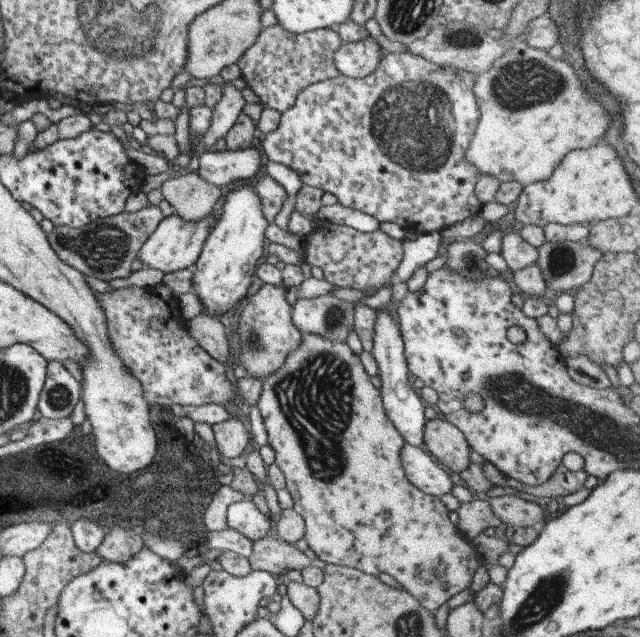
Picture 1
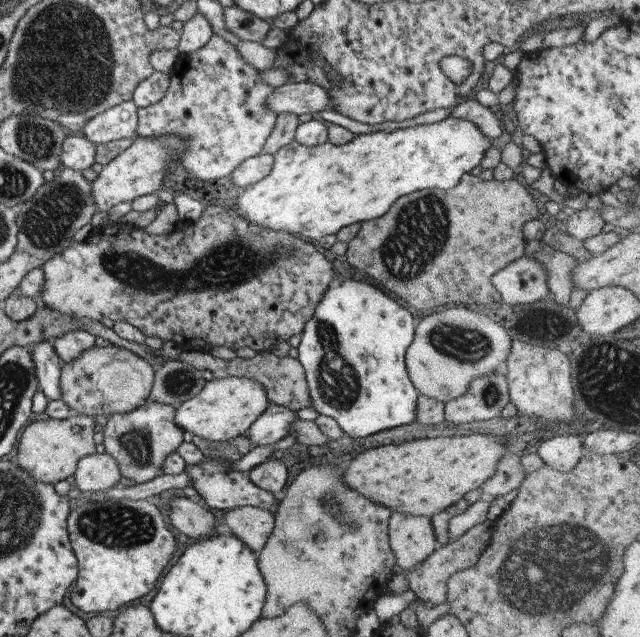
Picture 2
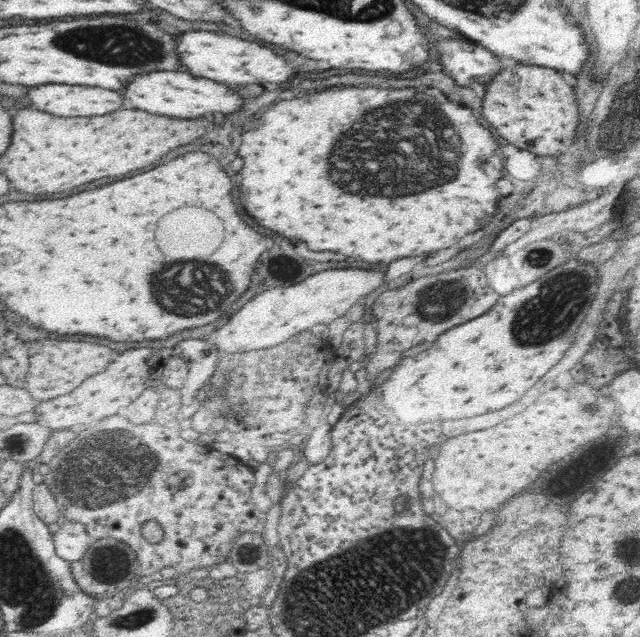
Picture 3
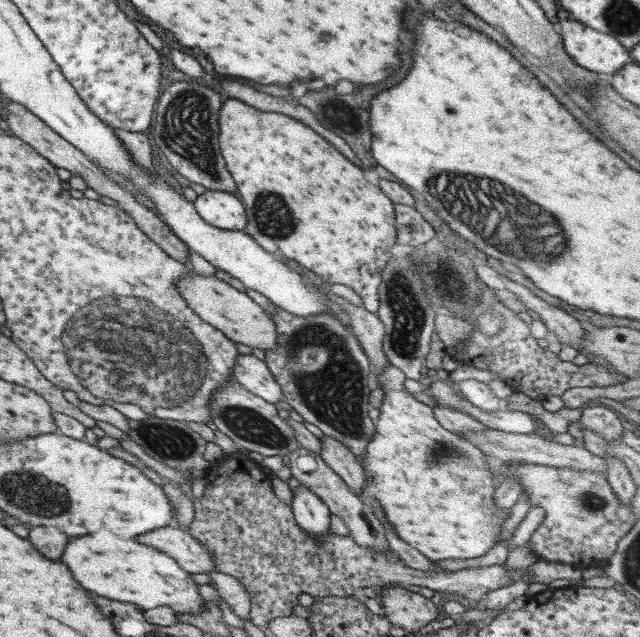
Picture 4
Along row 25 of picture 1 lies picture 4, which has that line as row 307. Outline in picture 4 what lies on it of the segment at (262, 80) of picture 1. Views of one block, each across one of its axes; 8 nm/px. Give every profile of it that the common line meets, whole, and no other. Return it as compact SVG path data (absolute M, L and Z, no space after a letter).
M272 303L272 310L268 312L278 331L278 346L276 350L266 350L265 363L274 375L280 387L284 400L292 406L304 420L318 426L325 436L330 436L348 447L351 454L360 464L368 462L365 459L368 442L375 437L376 427L368 411L372 408L369 402L372 383L372 368L370 360L364 352L360 342L354 336L351 326L346 326L344 318L336 314L312 314L306 318L290 314L288 310Z

